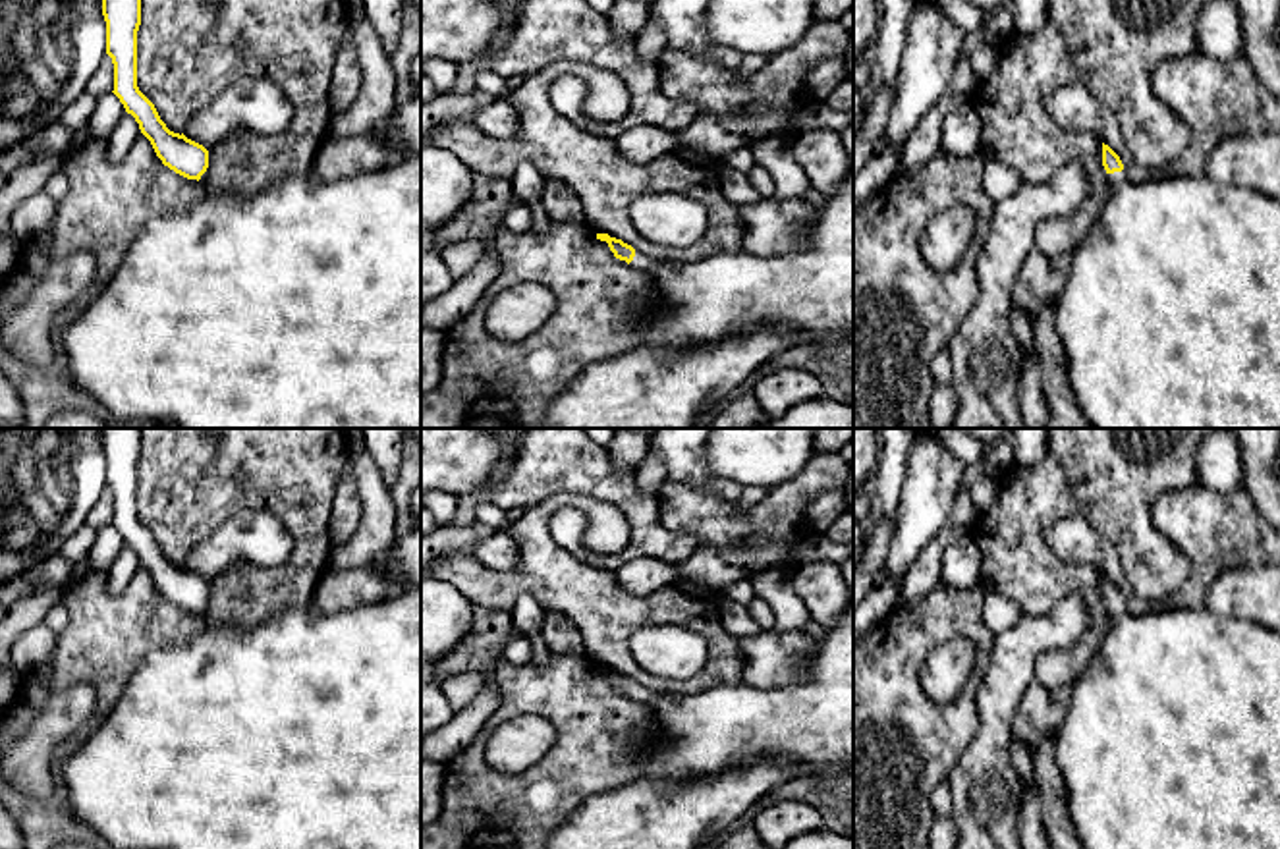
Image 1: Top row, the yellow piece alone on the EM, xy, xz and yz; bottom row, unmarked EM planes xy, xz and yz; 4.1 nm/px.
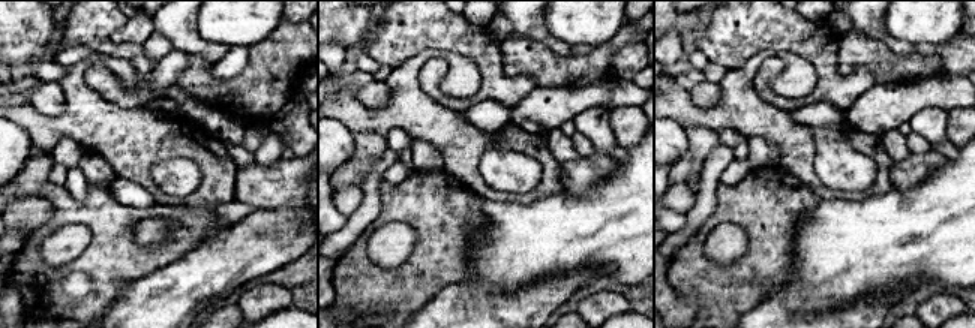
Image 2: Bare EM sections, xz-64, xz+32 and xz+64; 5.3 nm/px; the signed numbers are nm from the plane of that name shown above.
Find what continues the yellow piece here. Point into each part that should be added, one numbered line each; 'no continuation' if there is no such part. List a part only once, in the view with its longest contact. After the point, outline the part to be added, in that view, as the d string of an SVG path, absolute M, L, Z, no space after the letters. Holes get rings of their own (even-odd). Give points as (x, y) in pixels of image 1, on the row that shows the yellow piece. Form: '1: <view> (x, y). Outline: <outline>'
1: yz (1170, 317). Outline: M1126 170L1108 174L1110 195L1099 220L1091 226L1085 241L1070 255L1071 270L1056 301L1056 332L1064 345L1066 369L1073 397L1093 428L1280 428L1280 201L1265 197L1249 187L1224 185L1207 176L1168 178L1153 176L1145 181L1131 181Z

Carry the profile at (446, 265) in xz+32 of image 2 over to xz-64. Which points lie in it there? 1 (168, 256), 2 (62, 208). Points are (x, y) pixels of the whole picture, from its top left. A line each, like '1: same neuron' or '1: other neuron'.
1: same neuron
2: same neuron

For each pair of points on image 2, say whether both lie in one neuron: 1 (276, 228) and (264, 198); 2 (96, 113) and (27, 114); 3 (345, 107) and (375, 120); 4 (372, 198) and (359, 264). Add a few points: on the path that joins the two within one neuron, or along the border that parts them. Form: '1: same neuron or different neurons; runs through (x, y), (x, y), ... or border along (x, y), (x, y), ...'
1: different neurons; border along (294, 201), (255, 210)
2: same neuron; runs through (80, 122), (44, 123)
3: same neuron; runs through (353, 114), (368, 120)
4: different neurons; border along (380, 193), (380, 213), (344, 253)

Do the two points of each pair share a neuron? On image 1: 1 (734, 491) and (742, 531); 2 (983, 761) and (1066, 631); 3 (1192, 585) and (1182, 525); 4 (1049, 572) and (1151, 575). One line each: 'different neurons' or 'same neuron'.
1: different neurons
2: same neuron
3: same neuron
4: same neuron

